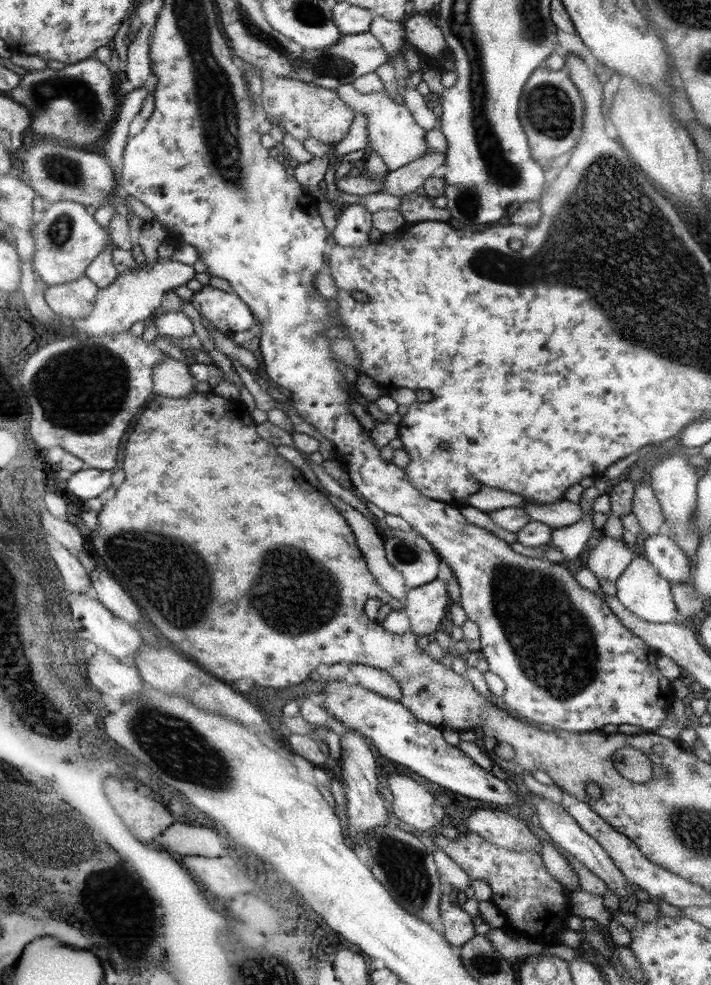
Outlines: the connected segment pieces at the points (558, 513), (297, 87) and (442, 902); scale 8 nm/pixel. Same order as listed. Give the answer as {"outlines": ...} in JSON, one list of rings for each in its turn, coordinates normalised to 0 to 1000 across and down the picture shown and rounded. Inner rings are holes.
{"outlines":[[[[797,508],[772,513],[741,511],[733,516],[737,518],[737,522],[741,522],[744,529],[767,532],[775,538],[802,534],[819,525],[813,512],[805,512]]],[[[374,78],[367,82],[366,103],[370,112],[377,120],[388,121],[395,132],[406,134],[412,140],[423,144],[442,140],[461,148],[477,145],[491,132],[498,114],[477,102],[471,92],[397,78]]],[[[629,910],[617,912],[617,930],[626,954],[641,964],[668,949],[664,932],[644,919],[637,919]]]]}

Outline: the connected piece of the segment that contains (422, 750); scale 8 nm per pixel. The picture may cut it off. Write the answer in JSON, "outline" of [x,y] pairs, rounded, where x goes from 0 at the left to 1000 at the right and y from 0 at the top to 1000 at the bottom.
{"outline":[[[461,691],[450,703],[454,720],[474,730],[487,740],[502,742],[520,749],[533,765],[556,776],[575,780],[620,800],[648,806],[662,812],[688,814],[696,820],[712,820],[723,816],[724,805],[716,801],[713,793],[705,793],[678,782],[662,770],[641,758],[632,756],[620,748],[620,739],[609,738],[584,729],[561,712],[533,707],[508,698],[505,694],[482,696],[480,692]]]}

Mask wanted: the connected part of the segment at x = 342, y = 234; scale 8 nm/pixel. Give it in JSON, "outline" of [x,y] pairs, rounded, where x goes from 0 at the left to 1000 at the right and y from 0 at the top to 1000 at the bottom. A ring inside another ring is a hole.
{"outline":[[[506,206],[488,207],[478,211],[474,227],[463,238],[464,246],[481,251],[508,251],[522,246],[519,232],[523,230],[523,217]]]}

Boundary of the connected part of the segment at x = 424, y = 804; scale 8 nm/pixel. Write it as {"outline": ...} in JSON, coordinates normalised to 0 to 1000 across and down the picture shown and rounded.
{"outline":[[[550,786],[541,799],[551,808],[550,824],[556,830],[579,839],[585,846],[601,843],[612,838],[609,828],[609,807],[598,799],[572,788]]]}

